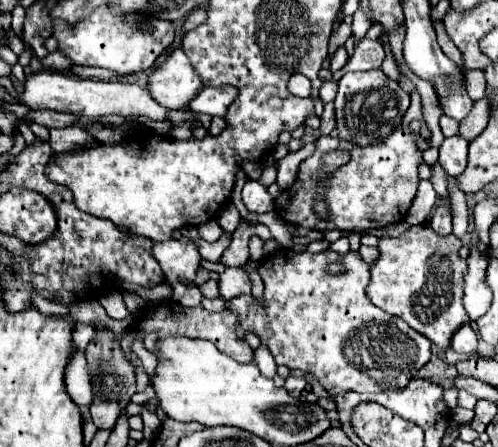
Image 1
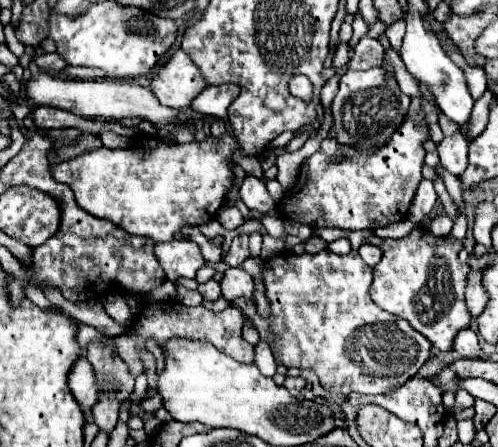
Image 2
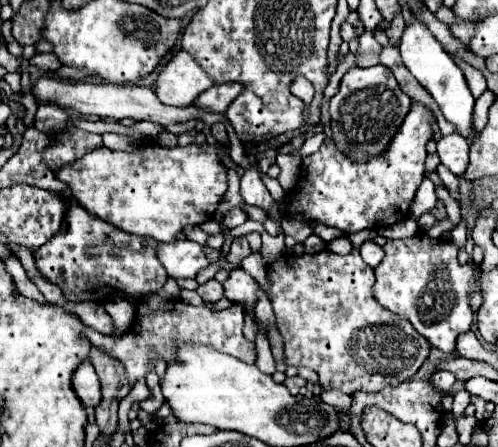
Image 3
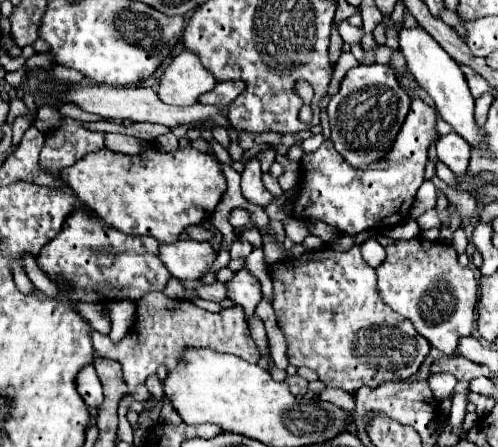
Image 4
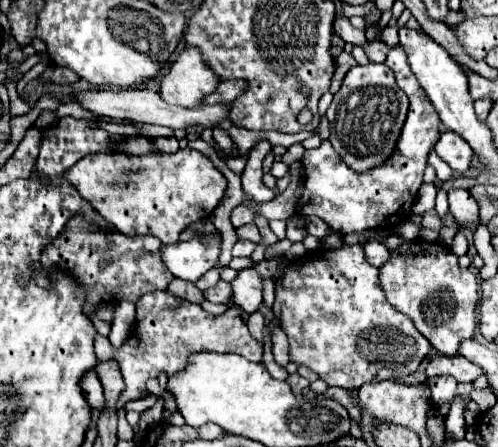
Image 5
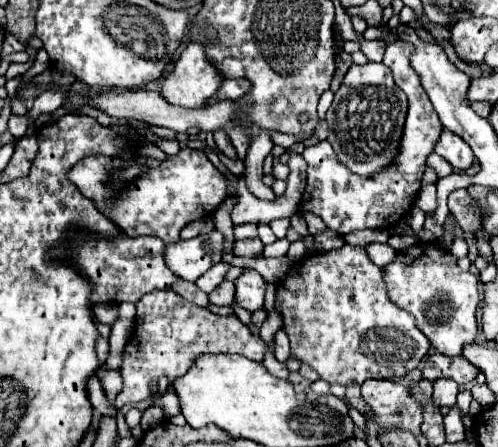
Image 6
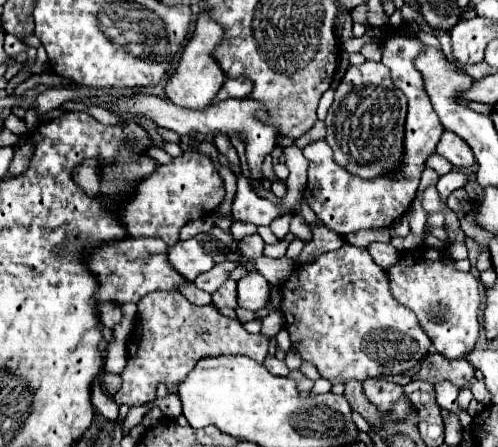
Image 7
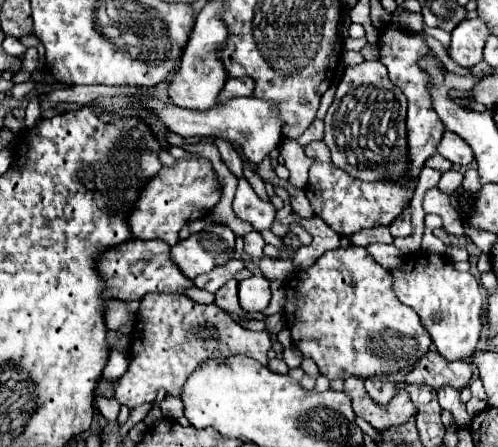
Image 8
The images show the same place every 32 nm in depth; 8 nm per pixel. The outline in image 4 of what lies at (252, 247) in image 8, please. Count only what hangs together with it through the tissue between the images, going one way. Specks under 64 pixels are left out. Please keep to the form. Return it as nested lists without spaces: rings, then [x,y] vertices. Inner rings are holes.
[[[236,238],[234,244],[232,244],[232,248],[230,248],[230,258],[232,258],[232,260],[234,260],[234,258],[246,258],[250,252],[252,252],[250,242],[246,242],[244,238]]]

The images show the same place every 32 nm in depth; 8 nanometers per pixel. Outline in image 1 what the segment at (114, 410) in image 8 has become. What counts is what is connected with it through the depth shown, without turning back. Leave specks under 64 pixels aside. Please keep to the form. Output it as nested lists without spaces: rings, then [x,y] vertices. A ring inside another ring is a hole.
[[[74,350],[66,370],[64,370],[64,384],[66,384],[66,392],[72,398],[74,404],[78,406],[88,406],[92,400],[92,382],[88,376],[88,368],[86,368],[86,360],[84,360],[84,352],[82,350]]]

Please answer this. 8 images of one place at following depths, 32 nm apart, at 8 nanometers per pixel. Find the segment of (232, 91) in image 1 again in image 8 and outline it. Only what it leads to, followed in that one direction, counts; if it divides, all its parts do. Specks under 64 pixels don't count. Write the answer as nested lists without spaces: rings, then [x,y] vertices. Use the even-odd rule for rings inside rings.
[[[228,78],[222,92],[218,94],[218,102],[226,102],[230,98],[240,98],[240,96],[252,96],[252,92],[254,92],[252,78]]]

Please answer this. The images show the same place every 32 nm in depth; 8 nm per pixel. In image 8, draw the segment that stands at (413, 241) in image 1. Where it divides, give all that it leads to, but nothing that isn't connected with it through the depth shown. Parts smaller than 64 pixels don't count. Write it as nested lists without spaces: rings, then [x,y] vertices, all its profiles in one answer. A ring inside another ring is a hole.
[[[418,250],[404,256],[404,264],[390,270],[394,278],[396,298],[410,306],[422,320],[422,326],[428,330],[436,350],[446,360],[466,360],[474,350],[480,338],[482,322],[482,294],[478,280],[470,272],[458,272],[452,266],[448,256],[436,252]]]

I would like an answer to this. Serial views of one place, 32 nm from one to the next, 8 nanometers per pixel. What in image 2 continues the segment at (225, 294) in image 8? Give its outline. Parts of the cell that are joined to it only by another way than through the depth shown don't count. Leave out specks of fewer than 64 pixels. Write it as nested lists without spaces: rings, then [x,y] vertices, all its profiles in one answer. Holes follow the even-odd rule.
[[[208,280],[206,284],[198,286],[198,292],[204,296],[204,300],[218,300],[220,294],[220,284],[216,280]]]

